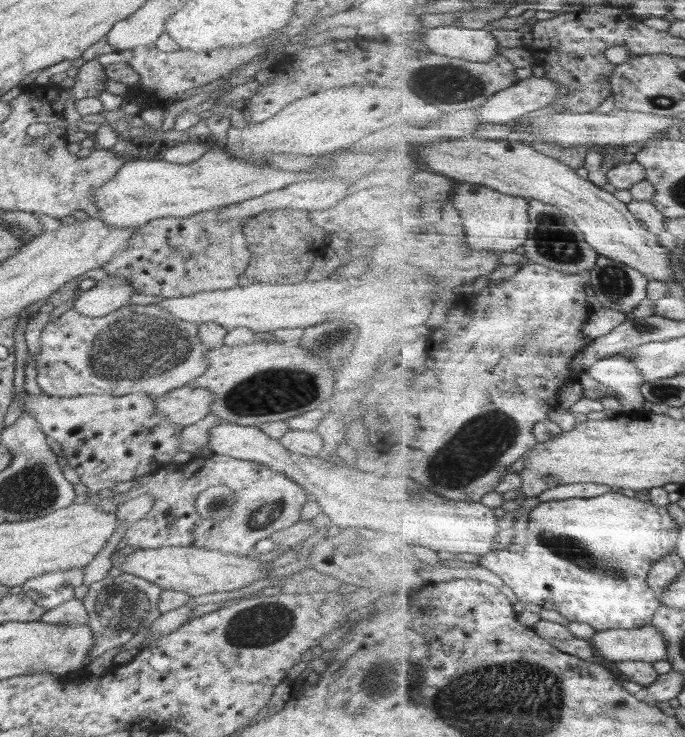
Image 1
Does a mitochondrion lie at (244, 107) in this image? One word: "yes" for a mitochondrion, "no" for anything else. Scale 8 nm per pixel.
no

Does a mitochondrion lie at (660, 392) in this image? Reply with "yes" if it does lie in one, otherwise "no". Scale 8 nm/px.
yes

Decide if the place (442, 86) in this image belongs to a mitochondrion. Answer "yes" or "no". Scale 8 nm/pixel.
yes

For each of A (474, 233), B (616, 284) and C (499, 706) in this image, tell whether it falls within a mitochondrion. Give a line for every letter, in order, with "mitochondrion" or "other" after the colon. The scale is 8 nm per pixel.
A: other
B: mitochondrion
C: mitochondrion

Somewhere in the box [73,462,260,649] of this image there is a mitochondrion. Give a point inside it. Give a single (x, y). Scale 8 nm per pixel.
(118, 609)

